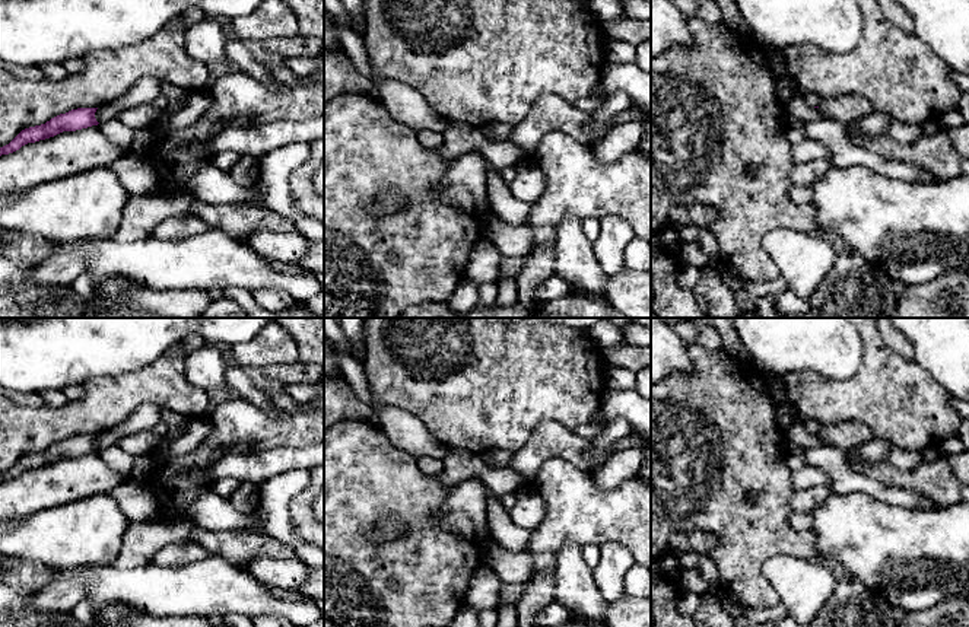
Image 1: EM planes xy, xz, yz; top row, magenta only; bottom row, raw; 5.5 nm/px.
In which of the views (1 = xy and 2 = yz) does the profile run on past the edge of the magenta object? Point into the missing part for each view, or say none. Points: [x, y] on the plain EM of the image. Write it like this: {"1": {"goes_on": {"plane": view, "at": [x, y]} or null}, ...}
{"1": {"goes_on": null}, "2": {"goes_on": {"plane": "yz", "at": [812, 426]}}}

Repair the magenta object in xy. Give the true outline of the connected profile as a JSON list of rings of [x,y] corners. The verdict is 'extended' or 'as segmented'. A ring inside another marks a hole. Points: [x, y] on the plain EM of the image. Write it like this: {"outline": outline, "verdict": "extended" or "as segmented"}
{"outline": [[[98,435],[72,436],[66,440],[51,445],[45,451],[25,455],[9,471],[0,474],[0,483],[13,480],[28,470],[54,464],[63,458],[76,458],[98,452],[99,449],[95,445],[96,436]]], "verdict": "as segmented"}

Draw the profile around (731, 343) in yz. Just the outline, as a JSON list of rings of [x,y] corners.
[[[700,318],[700,319],[708,322],[719,332],[724,351],[727,351],[734,359],[749,360],[749,351],[738,338],[738,334],[733,327],[731,318]]]

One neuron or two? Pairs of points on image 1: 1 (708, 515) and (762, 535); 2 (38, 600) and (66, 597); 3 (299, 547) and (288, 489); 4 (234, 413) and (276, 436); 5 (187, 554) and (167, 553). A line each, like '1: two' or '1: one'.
1: one
2: one
3: one
4: one
5: one

